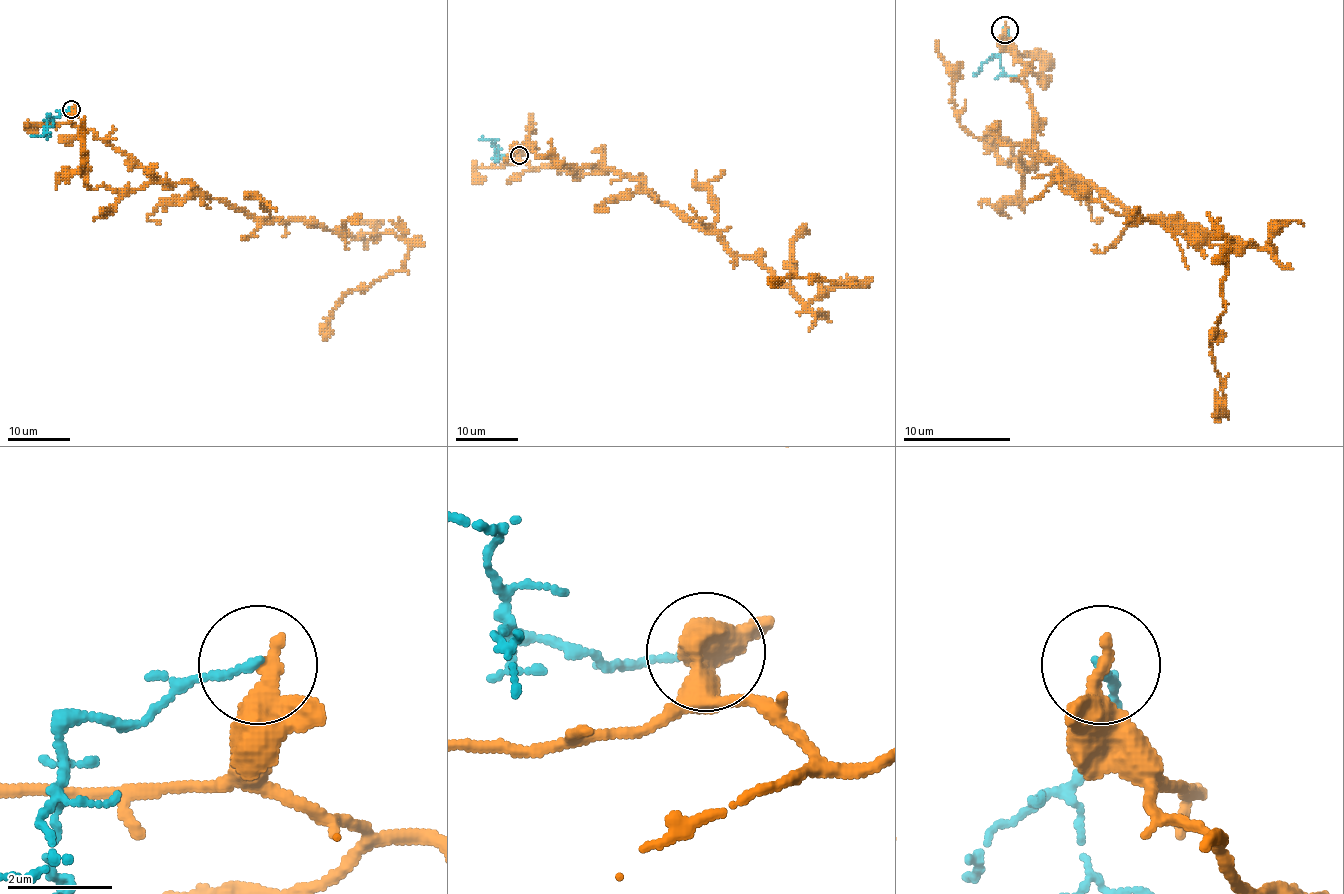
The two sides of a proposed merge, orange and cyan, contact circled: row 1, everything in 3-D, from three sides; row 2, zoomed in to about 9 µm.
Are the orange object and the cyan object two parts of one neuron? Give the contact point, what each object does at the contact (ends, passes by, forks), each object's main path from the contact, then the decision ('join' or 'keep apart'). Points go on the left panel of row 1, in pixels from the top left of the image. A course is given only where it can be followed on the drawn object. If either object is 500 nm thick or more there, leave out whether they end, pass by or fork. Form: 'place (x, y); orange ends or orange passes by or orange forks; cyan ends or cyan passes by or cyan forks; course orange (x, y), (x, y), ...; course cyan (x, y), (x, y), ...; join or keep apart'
place (71, 109); orange ends; cyan ends; course orange (71, 110), (148, 174), (253, 217), (403, 237), (404, 265), (349, 290), (323, 339); course cyan (71, 110), (47, 118), (46, 132), (32, 136); keep apart

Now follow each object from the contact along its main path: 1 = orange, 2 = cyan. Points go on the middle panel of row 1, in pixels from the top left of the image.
1: (519, 156), (533, 168), (635, 176), (807, 303), (824, 289), (859, 285), (771, 278)
2: (519, 156), (495, 154), (494, 142), (480, 138)

